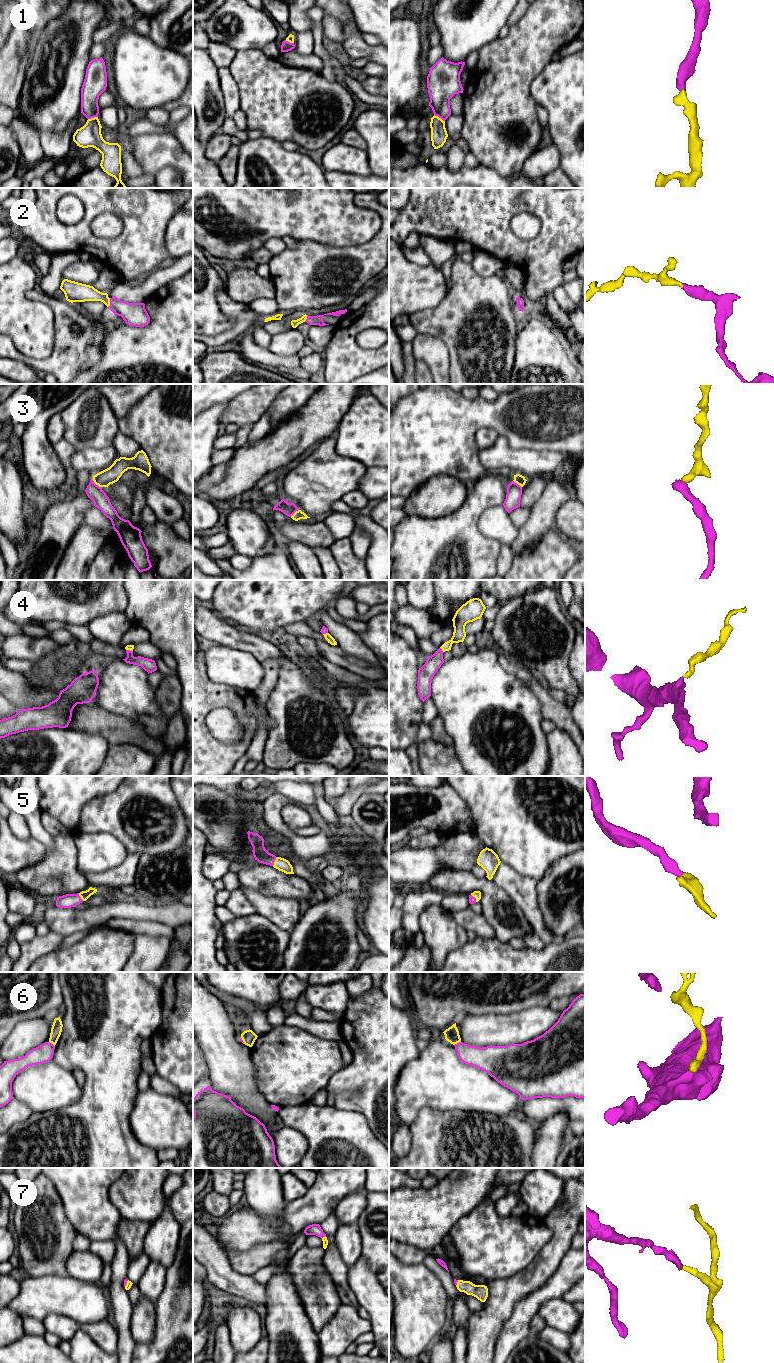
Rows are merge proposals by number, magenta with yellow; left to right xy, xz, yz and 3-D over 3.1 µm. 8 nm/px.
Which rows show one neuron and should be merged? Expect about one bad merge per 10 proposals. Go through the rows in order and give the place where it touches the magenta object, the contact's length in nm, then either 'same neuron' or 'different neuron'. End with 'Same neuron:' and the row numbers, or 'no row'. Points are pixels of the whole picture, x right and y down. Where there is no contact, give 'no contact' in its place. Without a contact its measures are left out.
1: meets magenta in yz at (439, 117); contact 110 nm long; same neuron
2: meets magenta in xy at (110, 302); contact 70 nm long; same neuron
3: meets magenta in xy at (97, 485); contact 100 nm long; different neuron
4: meets magenta in yz at (441, 650); contact 50 nm long; same neuron
5: meets magenta in xz at (274, 861); contact 80 nm long; same neuron
6: meets magenta in yz at (457, 1043); contact 70 nm long; different neuron
7: meets magenta in xy at (126, 1283); contact 70 nm long; same neuron
Same neuron: 1, 2, 4, 5, 7

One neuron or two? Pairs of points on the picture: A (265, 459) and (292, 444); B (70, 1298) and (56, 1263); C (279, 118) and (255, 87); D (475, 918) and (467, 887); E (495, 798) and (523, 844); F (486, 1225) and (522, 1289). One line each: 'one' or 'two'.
A: one
B: two
C: one
D: two
E: one
F: two

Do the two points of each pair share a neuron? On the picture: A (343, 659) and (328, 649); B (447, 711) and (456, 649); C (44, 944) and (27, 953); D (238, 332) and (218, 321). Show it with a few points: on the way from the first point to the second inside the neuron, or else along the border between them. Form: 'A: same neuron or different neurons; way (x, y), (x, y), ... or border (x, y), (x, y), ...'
A: same neuron; way (339, 658), (332, 653)
B: different neurons; border (467, 651), (453, 656)
C: same neuron; way (40, 945), (31, 951)
D: different neurons; border (236, 318), (229, 328), (208, 336)

